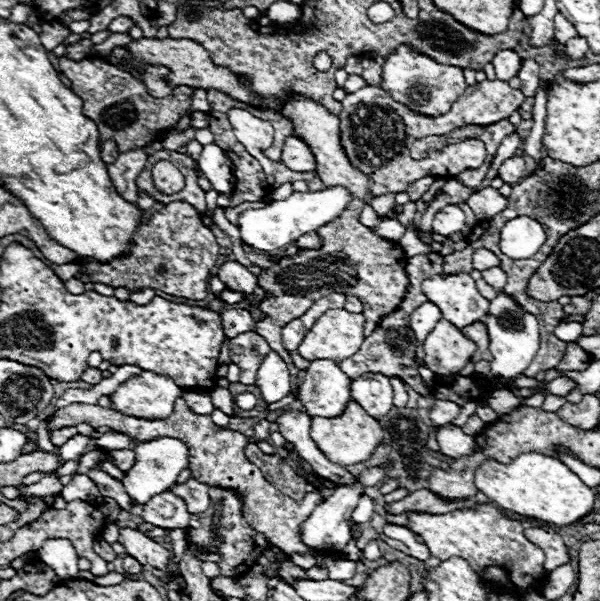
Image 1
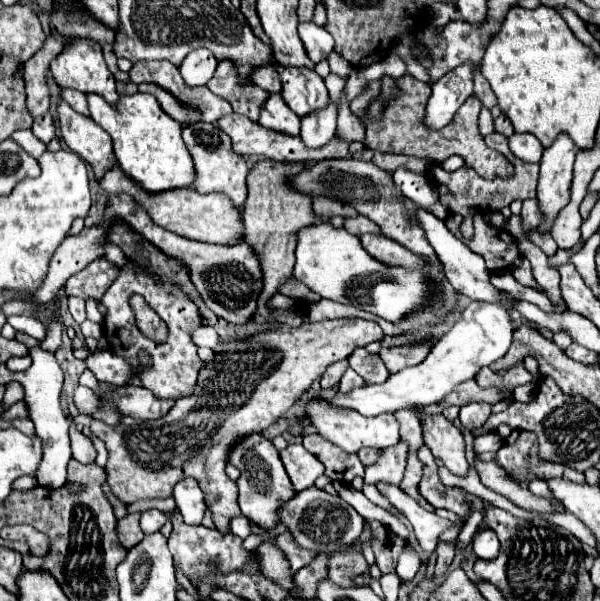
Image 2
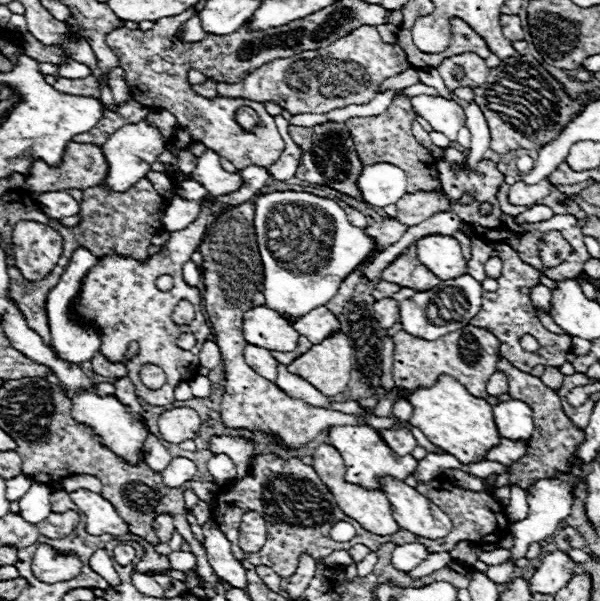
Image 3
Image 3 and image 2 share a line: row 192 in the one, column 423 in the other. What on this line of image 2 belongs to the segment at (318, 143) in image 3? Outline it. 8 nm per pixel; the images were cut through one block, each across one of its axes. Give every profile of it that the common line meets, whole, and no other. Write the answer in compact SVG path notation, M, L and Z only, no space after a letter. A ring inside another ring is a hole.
M422 342L416 346L398 346L398 348L382 348L380 350L380 358L386 364L386 368L394 374L400 372L402 368L420 364L428 352L430 352L432 342Z

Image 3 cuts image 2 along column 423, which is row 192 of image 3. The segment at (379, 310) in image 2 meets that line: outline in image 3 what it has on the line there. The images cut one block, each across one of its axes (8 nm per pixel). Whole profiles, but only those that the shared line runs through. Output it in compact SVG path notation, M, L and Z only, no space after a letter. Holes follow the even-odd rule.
M268 192L256 200L254 230L258 238L258 250L264 264L264 296L266 304L284 318L300 318L312 308L326 304L336 292L342 280L368 256L374 248L374 240L348 222L344 210L330 198L320 198L308 192Z

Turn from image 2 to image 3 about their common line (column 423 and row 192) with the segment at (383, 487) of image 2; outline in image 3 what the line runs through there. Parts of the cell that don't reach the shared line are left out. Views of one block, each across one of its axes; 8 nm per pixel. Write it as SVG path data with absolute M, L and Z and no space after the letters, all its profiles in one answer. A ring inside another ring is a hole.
M542 180L540 184L530 184L530 186L524 182L516 182L508 190L508 202L514 206L530 206L536 200L548 196L550 188L552 184L548 180Z

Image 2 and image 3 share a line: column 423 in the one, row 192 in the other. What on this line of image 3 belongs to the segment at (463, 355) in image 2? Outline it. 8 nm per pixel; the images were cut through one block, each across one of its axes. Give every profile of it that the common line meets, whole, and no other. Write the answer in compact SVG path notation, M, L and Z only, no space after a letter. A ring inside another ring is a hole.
M392 164L364 166L358 188L370 206L384 208L396 204L406 194L406 174Z

